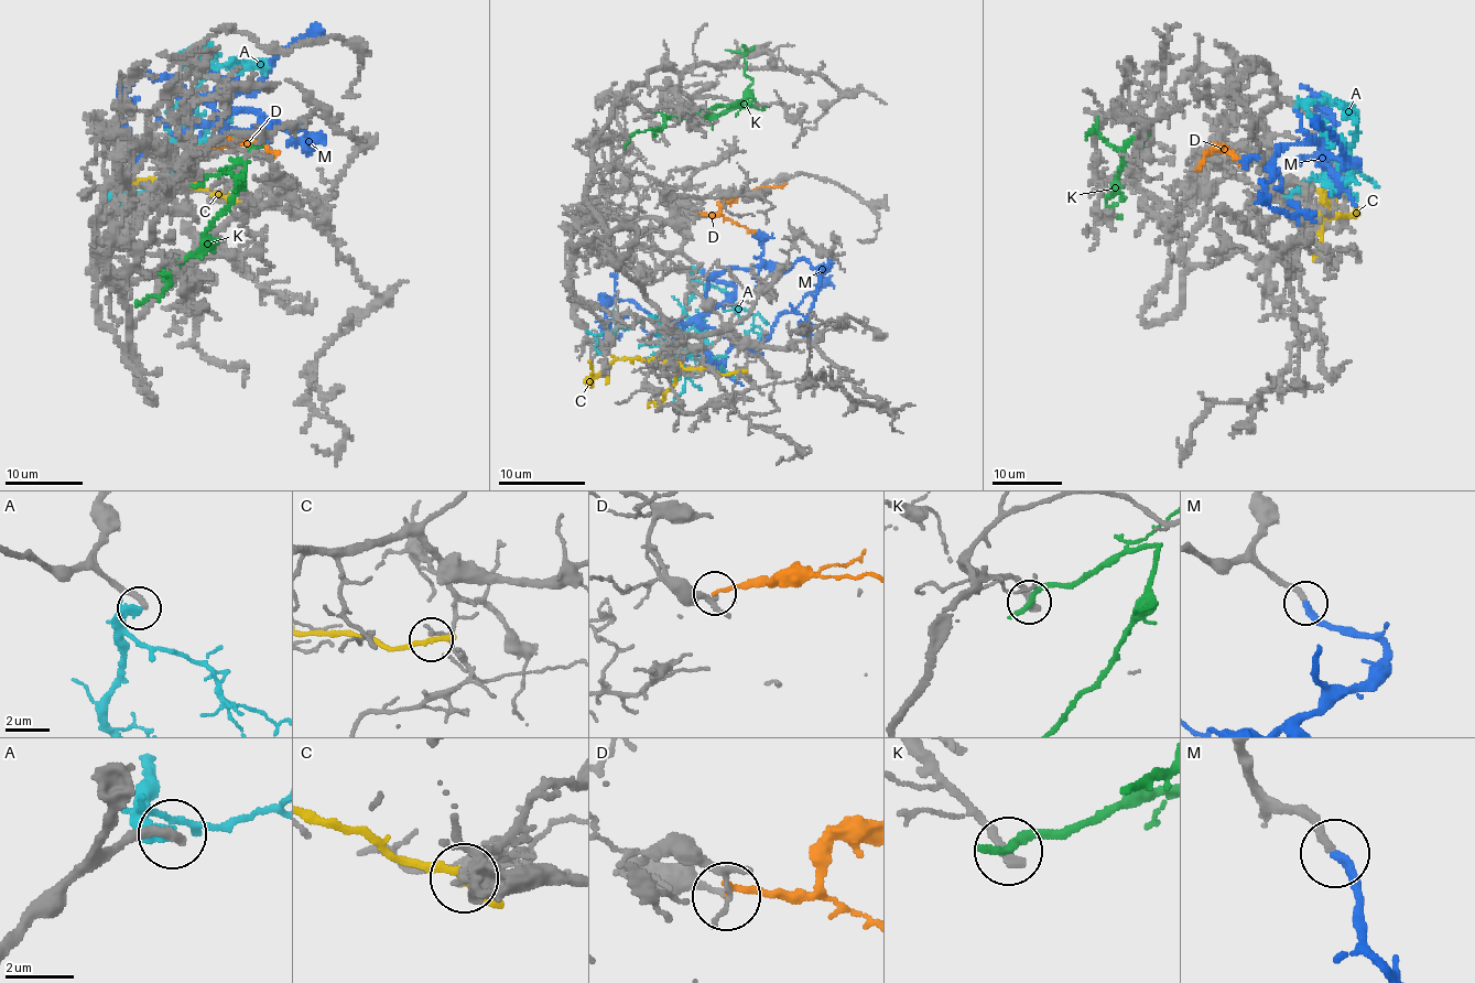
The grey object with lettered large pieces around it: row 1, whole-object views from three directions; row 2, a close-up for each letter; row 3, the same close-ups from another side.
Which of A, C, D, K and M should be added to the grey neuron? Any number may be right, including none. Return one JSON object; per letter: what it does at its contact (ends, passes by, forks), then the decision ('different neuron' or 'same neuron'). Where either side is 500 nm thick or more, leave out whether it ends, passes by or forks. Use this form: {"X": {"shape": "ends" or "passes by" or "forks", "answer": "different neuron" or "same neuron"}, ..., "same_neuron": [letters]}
{"A": {"shape": "ends", "answer": "different neuron"}, "C": {"shape": "passes by", "answer": "different neuron"}, "D": {"shape": "ends", "answer": "different neuron"}, "K": {"shape": "ends", "answer": "different neuron"}, "M": {"shape": "ends", "answer": "same neuron"}, "same_neuron": ["M"]}

